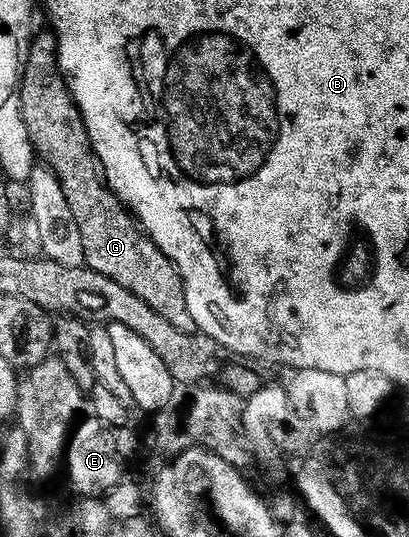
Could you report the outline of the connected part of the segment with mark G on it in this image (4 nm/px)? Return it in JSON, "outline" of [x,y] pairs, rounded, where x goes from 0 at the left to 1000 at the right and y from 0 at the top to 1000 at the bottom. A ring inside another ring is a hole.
{"outline":[[[127,58],[78,63],[56,99],[51,123],[51,212],[83,287],[105,291],[108,305],[142,330],[156,369],[174,385],[176,406],[193,423],[203,453],[205,492],[262,512],[293,533],[350,557],[372,579],[408,594],[438,618],[484,618],[467,579],[457,579],[457,549],[423,495],[423,484],[384,454],[355,439],[333,404],[267,354],[257,324],[237,305],[237,291],[218,264],[198,209],[169,173],[159,143],[139,123],[139,74]]]}

